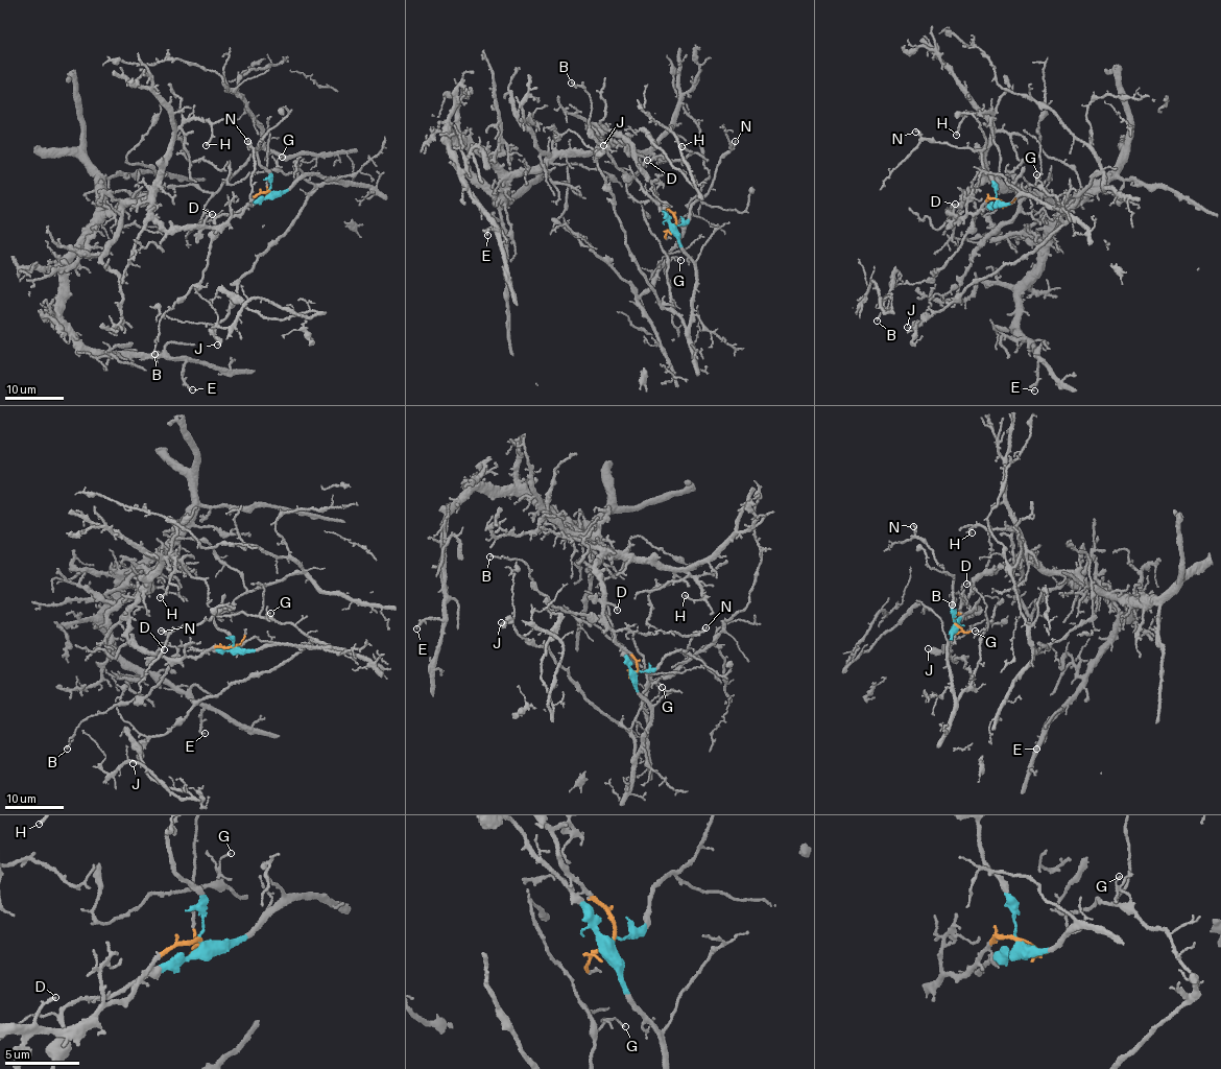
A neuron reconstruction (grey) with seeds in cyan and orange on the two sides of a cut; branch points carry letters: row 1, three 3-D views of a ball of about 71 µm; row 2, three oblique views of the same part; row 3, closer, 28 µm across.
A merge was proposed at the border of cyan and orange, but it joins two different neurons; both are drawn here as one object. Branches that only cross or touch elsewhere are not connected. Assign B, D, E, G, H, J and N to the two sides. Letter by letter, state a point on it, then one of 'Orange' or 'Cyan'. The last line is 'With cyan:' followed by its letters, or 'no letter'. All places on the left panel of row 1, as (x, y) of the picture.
B: Place: (154, 354). Cyan
D: Place: (212, 214). Orange
E: Place: (192, 389). Orange
G: Place: (282, 157). Cyan
H: Place: (206, 145). Orange
J: Place: (217, 345). Cyan
N: Place: (247, 141). Cyan
With cyan: B, G, J, N

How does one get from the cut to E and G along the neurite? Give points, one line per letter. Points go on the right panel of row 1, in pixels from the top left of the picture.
E: (997, 200), (950, 213), (989, 182), (1021, 186), (1062, 211), (1042, 272), (1016, 308), (1036, 357), (1034, 389)
G: (997, 200), (1013, 203), (1020, 195), (1039, 199), (1070, 214), (1054, 195), (1048, 194), (1035, 176), (1037, 174)

